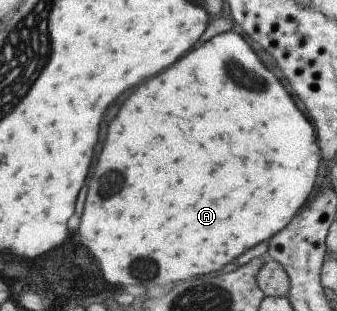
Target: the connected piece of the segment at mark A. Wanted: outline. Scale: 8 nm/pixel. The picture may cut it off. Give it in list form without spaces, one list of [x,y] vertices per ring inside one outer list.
[[[231,29],[221,33],[204,42],[191,53],[193,55],[185,55],[185,59],[181,59],[177,67],[171,67],[169,71],[157,75],[157,79],[145,83],[127,99],[119,115],[109,125],[109,133],[97,163],[97,171],[93,173],[91,187],[87,191],[89,197],[81,217],[78,239],[81,246],[85,245],[85,248],[95,255],[103,279],[117,289],[141,285],[146,291],[153,287],[165,287],[193,277],[201,277],[201,275],[217,274],[217,271],[233,263],[243,251],[279,234],[305,203],[315,183],[320,152],[312,125],[297,111],[297,107],[293,105],[291,97],[285,93],[281,83],[259,63],[255,53],[237,35],[237,31]]]

